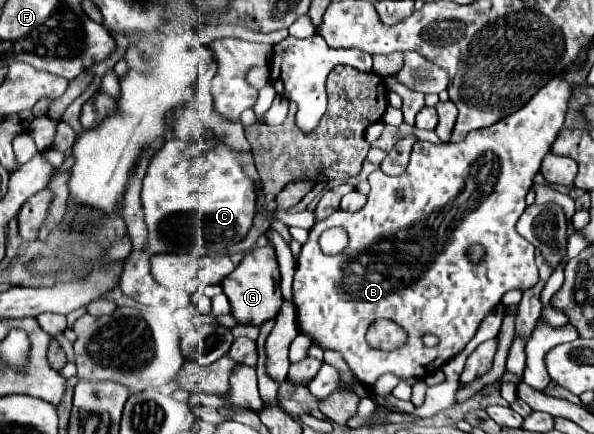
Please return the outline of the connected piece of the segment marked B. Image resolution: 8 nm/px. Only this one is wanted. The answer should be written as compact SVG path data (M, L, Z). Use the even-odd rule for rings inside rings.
M559 74L519 112L489 128L473 130L463 142L431 144L417 140L409 166L401 176L387 176L381 170L371 172L367 204L359 212L335 210L331 216L315 222L309 240L301 246L293 280L299 330L307 334L315 346L341 352L355 378L363 382L363 386L369 386L369 390L373 390L375 382L383 374L395 374L401 380L427 378L465 350L465 346L475 338L481 322L501 304L505 292L529 290L539 280L533 260L535 246L523 240L515 226L527 208L525 196L533 186L533 178L563 128L571 88L573 86L563 82ZM397 190L403 192L401 202L395 198ZM335 226L347 232L349 244L341 254L329 256L321 250L319 236L323 230ZM475 244L485 248L485 256L477 264L469 260L469 248ZM379 318L389 318L407 330L407 346L393 352L371 348L365 340L365 332ZM425 334L435 334L441 342L435 348L427 348L421 340Z

